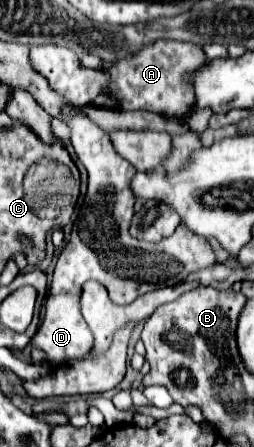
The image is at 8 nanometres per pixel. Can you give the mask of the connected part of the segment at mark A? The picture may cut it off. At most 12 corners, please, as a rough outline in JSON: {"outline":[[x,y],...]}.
{"outline":[[156,41],[86,69],[60,45],[32,67],[72,105],[186,119],[202,47]]}

